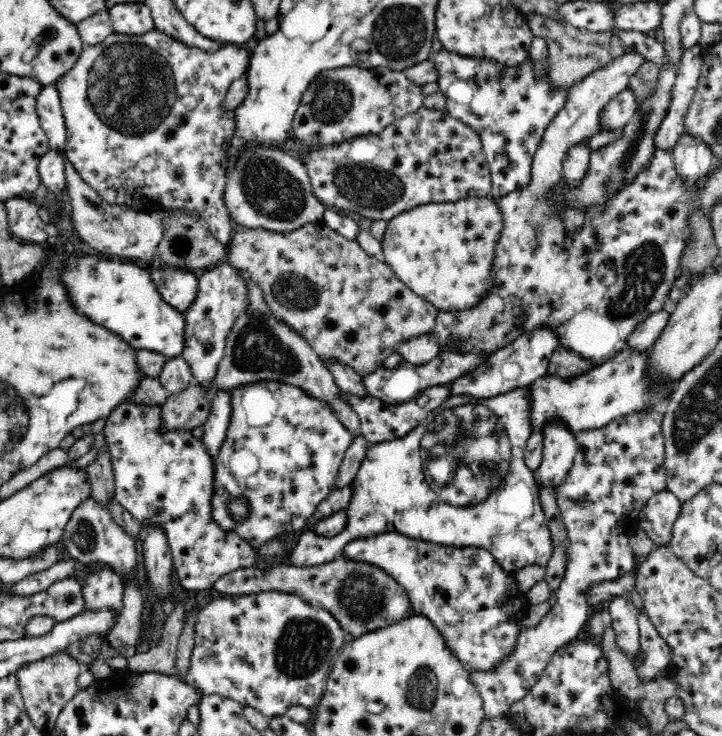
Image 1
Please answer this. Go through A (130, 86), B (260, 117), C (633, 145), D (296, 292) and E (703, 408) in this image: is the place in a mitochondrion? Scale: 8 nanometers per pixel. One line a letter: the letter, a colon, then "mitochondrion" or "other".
A: mitochondrion
B: other
C: mitochondrion
D: mitochondrion
E: mitochondrion

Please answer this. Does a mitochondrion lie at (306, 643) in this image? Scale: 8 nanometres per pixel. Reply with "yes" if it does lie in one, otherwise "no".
yes

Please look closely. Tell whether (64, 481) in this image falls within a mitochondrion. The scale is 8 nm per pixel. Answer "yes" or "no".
no

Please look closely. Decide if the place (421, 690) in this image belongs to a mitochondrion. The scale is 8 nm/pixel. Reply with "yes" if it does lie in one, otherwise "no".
yes

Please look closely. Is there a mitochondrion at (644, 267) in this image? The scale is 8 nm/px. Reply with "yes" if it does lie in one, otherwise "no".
yes

